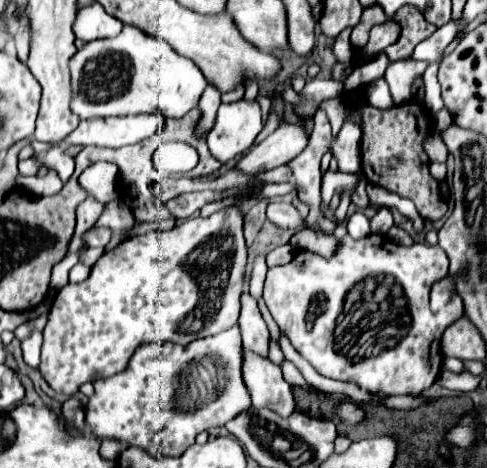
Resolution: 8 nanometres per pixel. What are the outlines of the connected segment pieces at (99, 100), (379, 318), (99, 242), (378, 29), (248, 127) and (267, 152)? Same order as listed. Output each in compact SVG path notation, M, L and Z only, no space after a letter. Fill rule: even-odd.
M125 24L123 30L113 38L91 40L75 52L69 60L71 68L71 110L79 118L105 118L105 116L129 116L129 114L151 114L159 112L165 118L181 118L185 112L199 104L199 98L207 86L203 72L191 62L179 56L169 44L147 36L139 28Z
M347 234L339 240L339 246L329 260L311 250L295 250L291 262L271 268L263 286L263 300L281 332L289 336L295 350L309 360L321 376L353 382L369 392L385 392L387 396L419 396L437 380L441 372L441 336L445 328L463 316L463 302L459 296L453 296L449 306L441 312L431 312L429 308L431 286L447 276L449 260L445 250L439 246L429 246L423 242L399 246L393 244L393 240L377 234L369 234L361 240L353 240ZM365 276L373 280L363 300L365 308L347 308L343 304L347 302L347 294L351 294L355 290L353 284L357 284L357 280L365 280Z
M89 228L85 234L83 234L83 240L87 246L105 246L109 240L111 240L111 230L109 228Z
M383 22L383 24L373 26L369 34L369 42L365 46L365 52L369 56L379 54L383 48L387 48L387 46L391 46L391 44L397 42L399 32L401 32L401 28L395 22Z
M257 100L221 104L215 126L207 136L209 150L219 162L227 162L235 156L241 156L253 144L261 128L263 122Z
M283 124L269 134L261 144L251 146L245 156L235 164L243 174L259 174L281 164L287 164L307 146L307 134L299 124Z

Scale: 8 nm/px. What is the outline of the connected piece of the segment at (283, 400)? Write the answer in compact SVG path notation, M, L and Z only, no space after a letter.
M243 350L241 374L249 388L251 402L257 404L257 408L269 408L279 416L289 416L289 412L295 410L291 386L283 380L281 368L269 358Z

